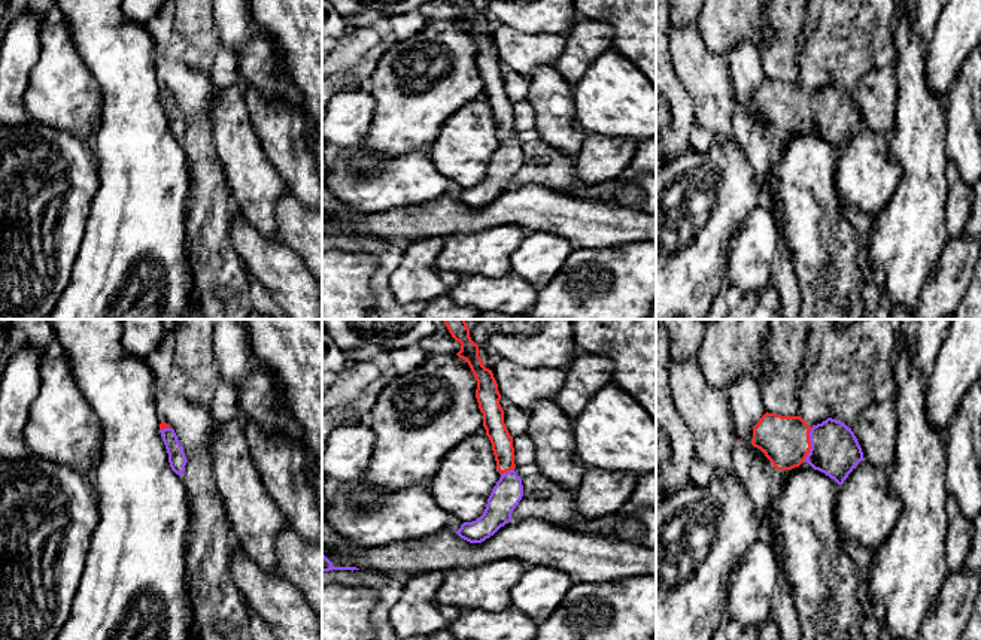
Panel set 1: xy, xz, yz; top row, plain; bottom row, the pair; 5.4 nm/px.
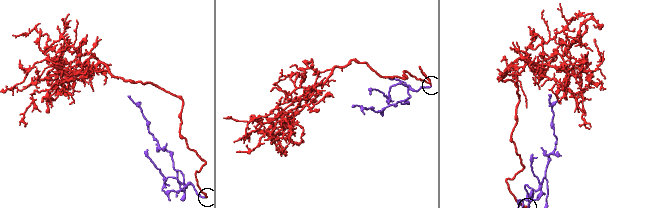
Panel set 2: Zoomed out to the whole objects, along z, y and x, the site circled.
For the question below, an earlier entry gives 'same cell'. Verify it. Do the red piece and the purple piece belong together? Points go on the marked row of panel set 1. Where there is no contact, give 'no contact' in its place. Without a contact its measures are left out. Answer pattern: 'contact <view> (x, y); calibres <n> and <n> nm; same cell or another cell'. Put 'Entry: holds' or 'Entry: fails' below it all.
contact yz (810, 445); calibres 260 and 260 nm; same cell
Entry: holds

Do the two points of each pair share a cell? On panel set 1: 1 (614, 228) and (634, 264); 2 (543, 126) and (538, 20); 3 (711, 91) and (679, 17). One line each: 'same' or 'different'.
1: different
2: same
3: same

